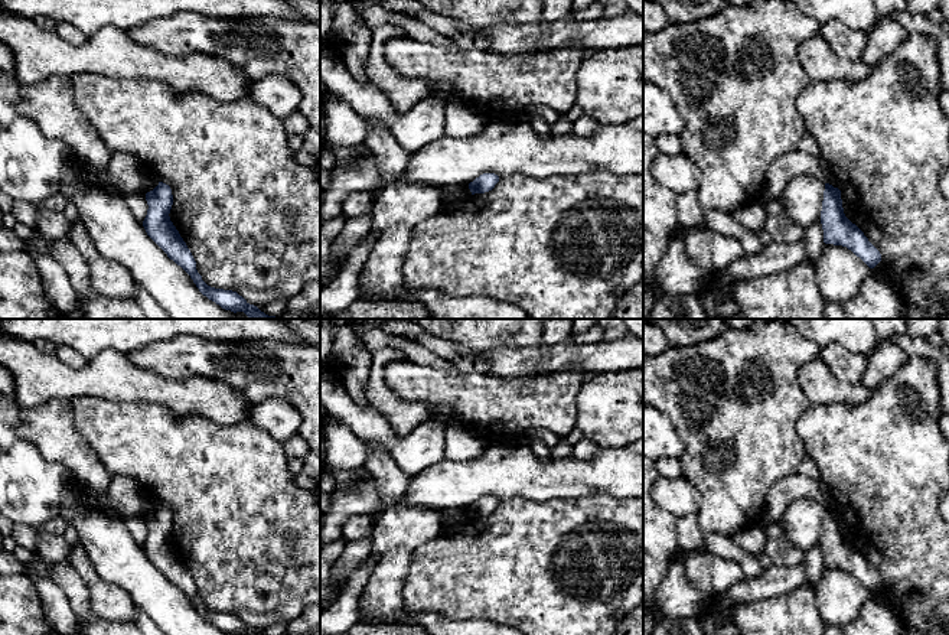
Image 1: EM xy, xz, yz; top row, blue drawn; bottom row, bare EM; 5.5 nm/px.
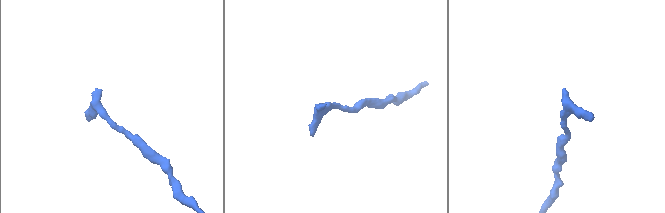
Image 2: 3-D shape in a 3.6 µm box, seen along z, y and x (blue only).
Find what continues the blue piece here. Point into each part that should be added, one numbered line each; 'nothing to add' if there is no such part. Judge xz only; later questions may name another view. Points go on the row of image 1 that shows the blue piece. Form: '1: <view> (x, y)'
nothing to add

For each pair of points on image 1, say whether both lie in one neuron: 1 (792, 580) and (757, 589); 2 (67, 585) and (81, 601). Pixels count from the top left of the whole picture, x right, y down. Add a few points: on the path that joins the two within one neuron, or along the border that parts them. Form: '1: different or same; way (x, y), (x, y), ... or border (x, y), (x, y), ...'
1: same; way (783, 580), (775, 580), (766, 586)
2: same; way (71, 589), (78, 596)

